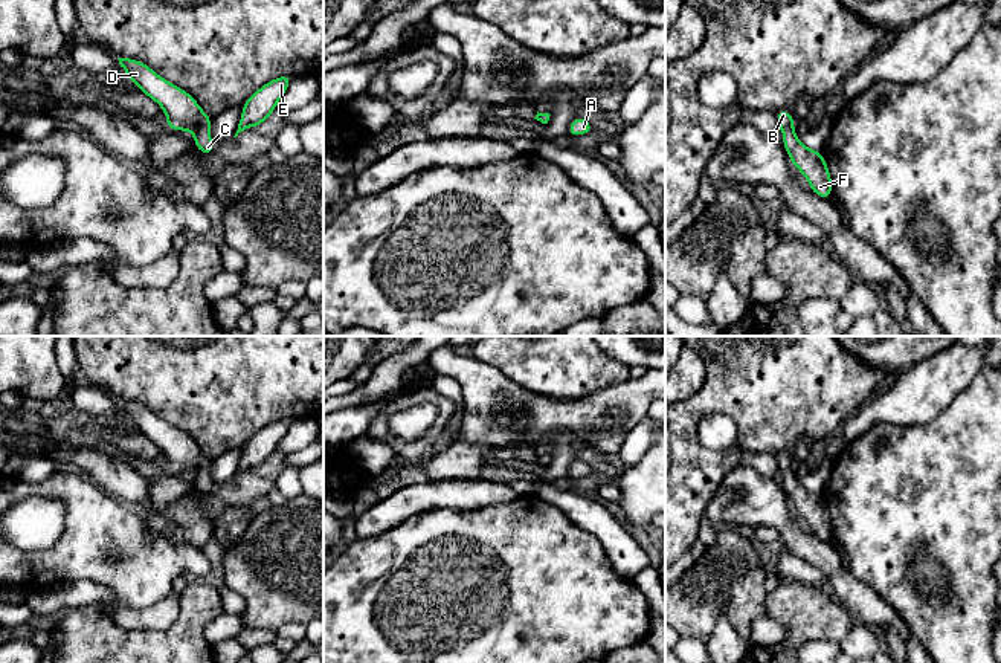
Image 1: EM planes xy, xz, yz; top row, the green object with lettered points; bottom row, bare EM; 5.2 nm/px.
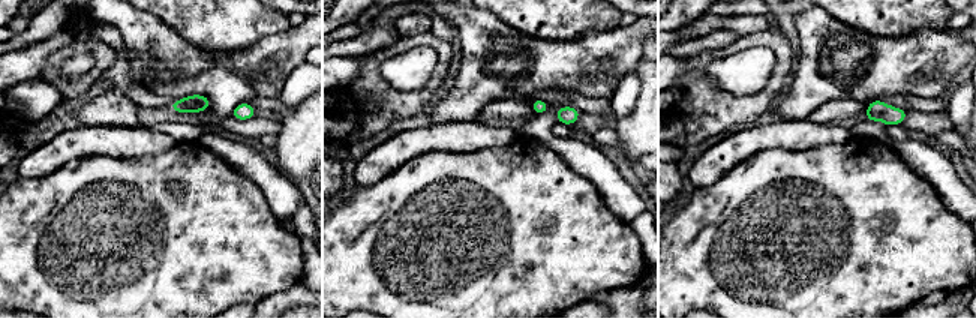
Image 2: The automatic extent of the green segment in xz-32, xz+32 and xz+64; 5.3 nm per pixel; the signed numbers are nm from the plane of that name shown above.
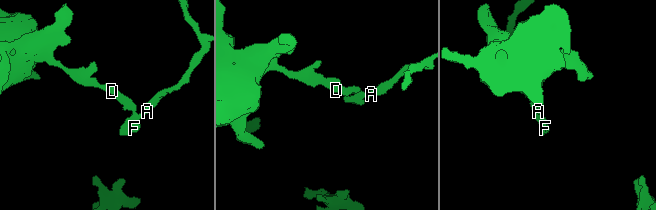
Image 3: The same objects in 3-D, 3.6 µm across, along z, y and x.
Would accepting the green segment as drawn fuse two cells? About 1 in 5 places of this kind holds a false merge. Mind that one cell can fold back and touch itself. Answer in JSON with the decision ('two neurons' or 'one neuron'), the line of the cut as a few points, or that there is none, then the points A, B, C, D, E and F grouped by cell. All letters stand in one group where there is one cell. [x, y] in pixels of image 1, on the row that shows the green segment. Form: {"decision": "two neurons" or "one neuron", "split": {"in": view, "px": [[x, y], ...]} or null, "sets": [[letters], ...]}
{"decision": "one neuron", "split": null, "sets": [["A", "B", "C", "D", "E", "F"]]}

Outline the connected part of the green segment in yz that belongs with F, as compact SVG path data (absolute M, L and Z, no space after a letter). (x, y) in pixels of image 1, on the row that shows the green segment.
M787 110L775 113L778 128L784 133L783 147L786 148L790 163L807 179L810 189L821 199L832 197L832 176L821 151L810 150L797 137L793 116Z

